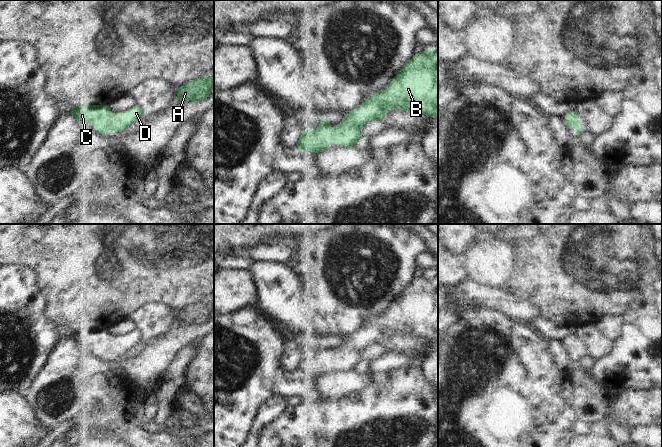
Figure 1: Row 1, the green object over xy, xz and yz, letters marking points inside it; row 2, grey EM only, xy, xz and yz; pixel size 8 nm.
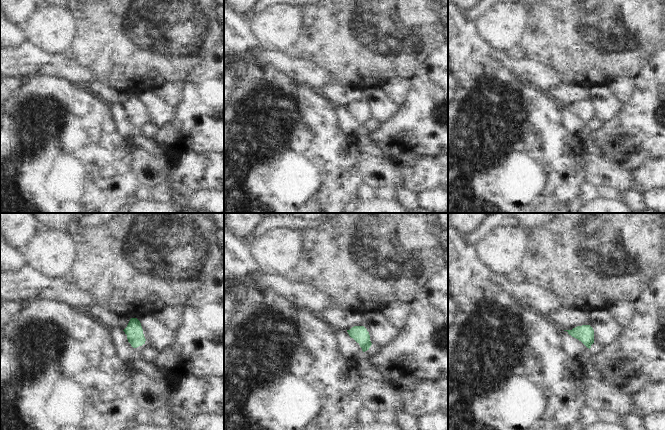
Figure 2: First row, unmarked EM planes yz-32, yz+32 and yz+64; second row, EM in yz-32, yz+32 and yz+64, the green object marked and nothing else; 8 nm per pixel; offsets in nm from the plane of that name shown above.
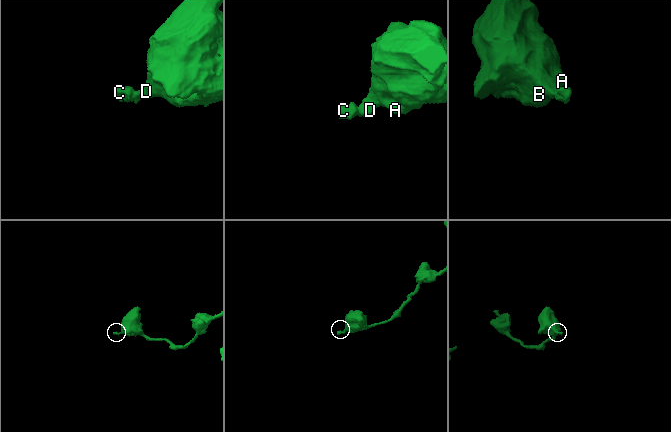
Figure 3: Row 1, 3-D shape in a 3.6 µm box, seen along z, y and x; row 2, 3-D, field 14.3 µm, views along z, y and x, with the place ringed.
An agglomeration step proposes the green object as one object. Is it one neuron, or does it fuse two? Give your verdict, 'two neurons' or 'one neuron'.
one neuron

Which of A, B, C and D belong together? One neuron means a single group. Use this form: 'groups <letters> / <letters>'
groups A B C D

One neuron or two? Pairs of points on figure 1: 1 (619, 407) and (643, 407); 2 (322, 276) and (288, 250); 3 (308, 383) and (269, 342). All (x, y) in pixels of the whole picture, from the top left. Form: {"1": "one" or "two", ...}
{"1": "one", "2": "two", "3": "one"}

